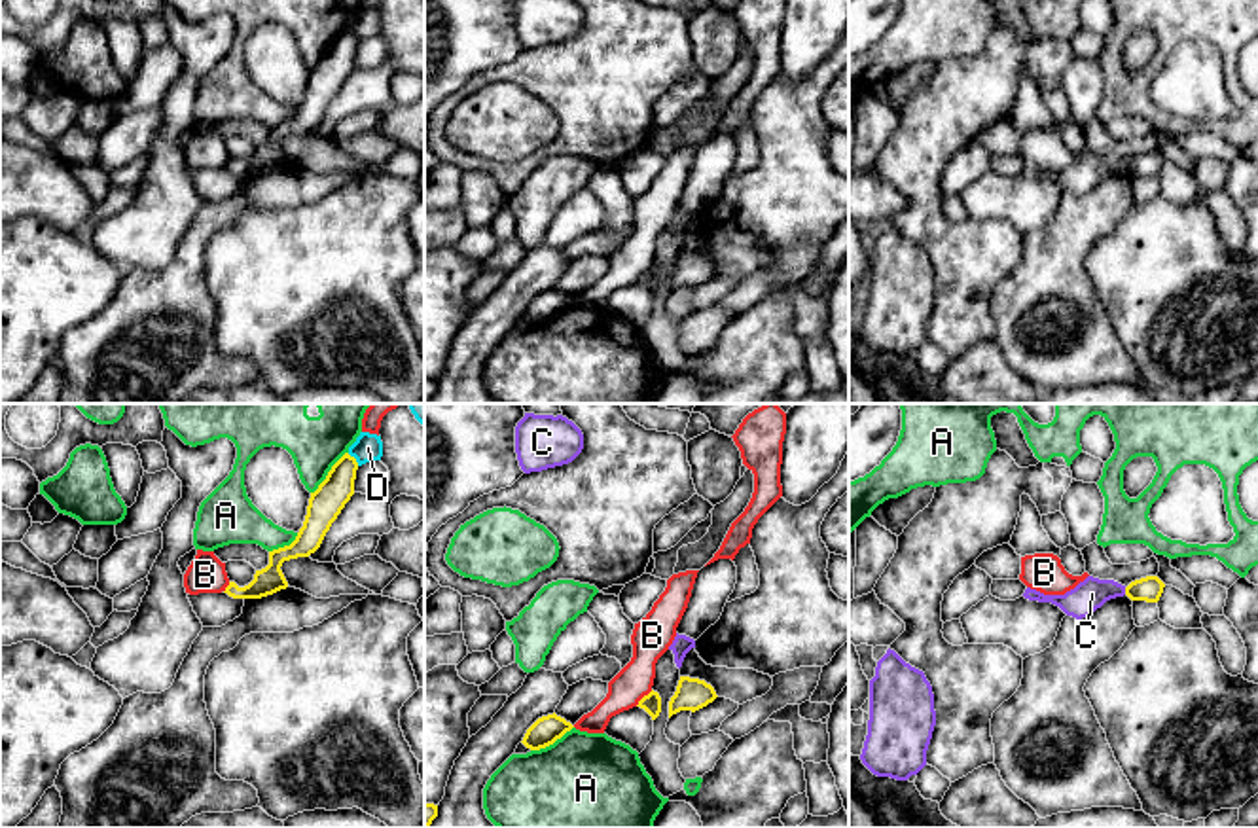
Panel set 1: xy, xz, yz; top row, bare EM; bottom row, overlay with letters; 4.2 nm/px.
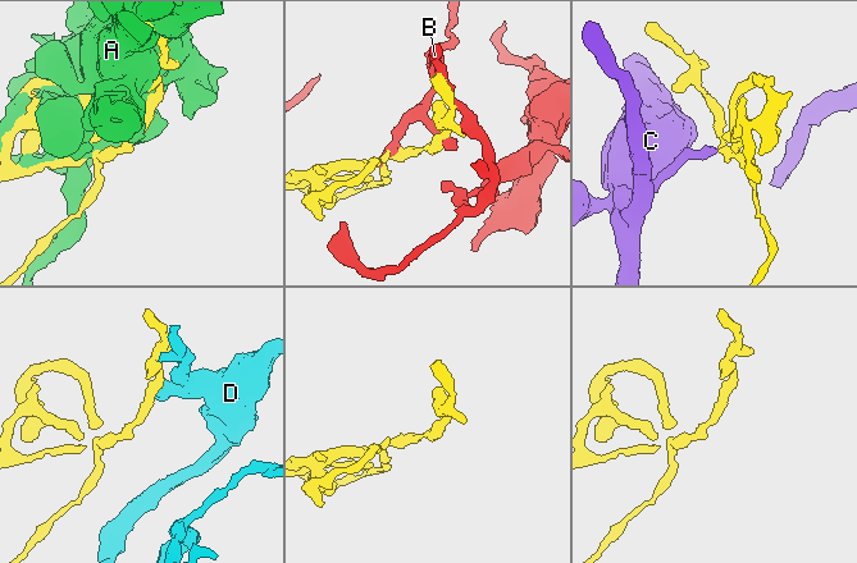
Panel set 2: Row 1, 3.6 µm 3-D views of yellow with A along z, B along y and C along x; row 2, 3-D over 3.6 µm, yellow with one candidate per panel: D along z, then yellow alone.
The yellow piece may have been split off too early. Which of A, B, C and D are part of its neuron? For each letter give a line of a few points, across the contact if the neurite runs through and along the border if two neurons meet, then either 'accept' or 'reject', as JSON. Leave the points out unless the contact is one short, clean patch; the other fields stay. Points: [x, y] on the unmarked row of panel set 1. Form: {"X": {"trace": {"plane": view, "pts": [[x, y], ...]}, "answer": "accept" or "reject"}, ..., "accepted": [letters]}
{"A": {"answer": "reject"}, "B": {"answer": "reject"}, "C": {"trace": {"plane": "yz", "pts": [[1124, 163], [1126, 169]]}, "answer": "reject"}, "D": {"trace": {"plane": "xy", "pts": [[347, 29], [359, 40]]}, "answer": "reject"}, "accepted": []}

